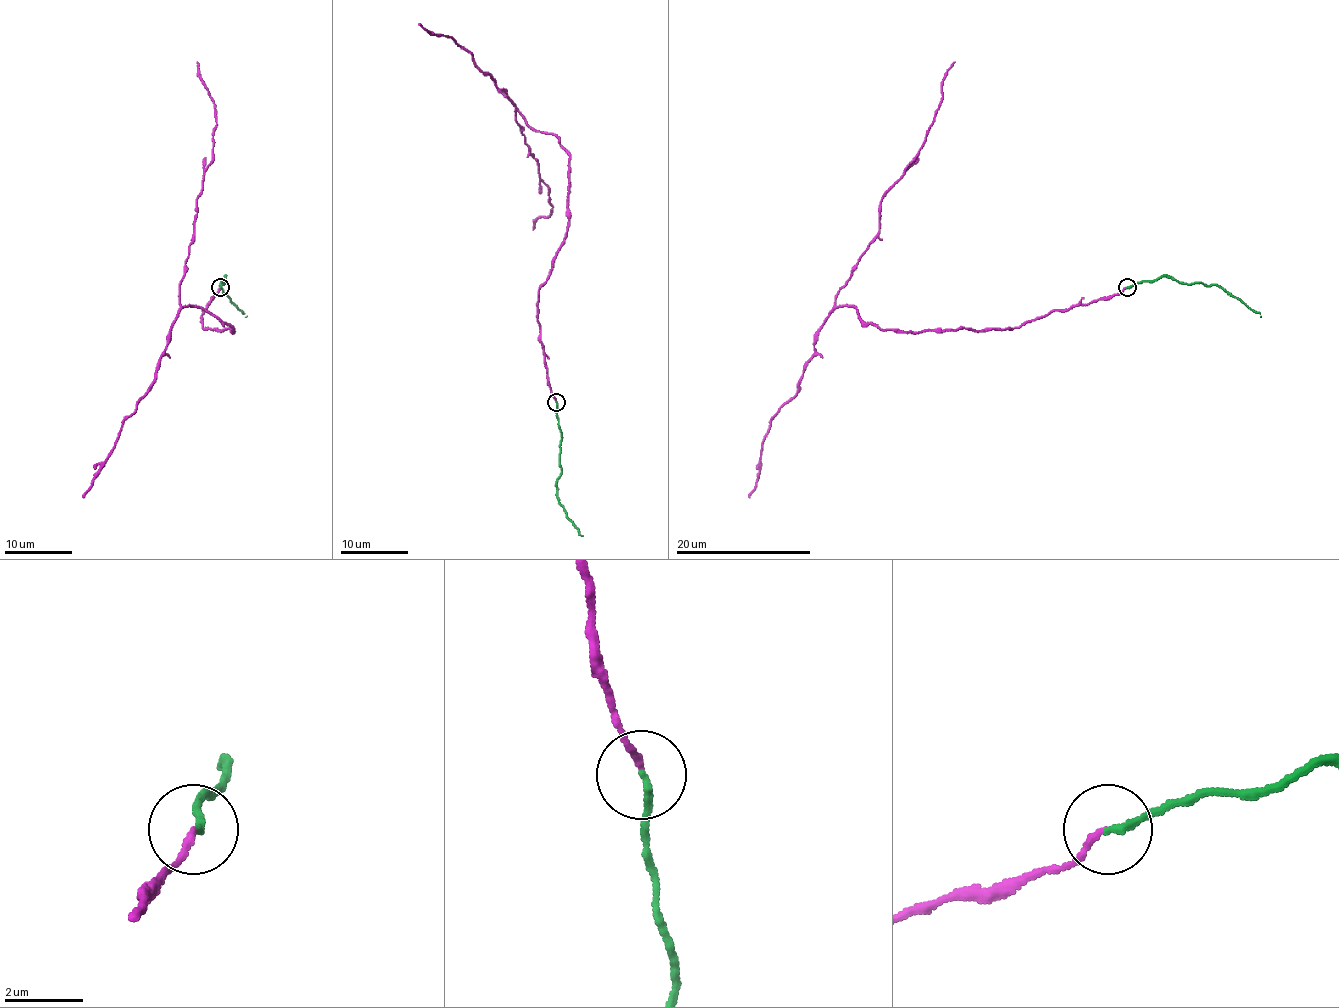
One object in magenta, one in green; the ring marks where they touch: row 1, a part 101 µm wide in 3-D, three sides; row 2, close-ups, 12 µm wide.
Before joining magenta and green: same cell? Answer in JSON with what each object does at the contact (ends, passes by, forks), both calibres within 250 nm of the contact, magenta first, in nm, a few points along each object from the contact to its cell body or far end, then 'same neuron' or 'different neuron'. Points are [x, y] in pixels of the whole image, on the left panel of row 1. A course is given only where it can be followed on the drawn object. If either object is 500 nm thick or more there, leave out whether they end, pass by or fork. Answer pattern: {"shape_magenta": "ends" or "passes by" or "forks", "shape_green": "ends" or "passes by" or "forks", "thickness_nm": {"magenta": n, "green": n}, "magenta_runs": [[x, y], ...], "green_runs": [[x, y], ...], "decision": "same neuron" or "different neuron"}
{"shape_magenta": "ends", "shape_green": "ends", "thickness_nm": {"magenta": 140, "green": 160}, "magenta_runs": [[220, 288], [201, 315], [203, 328], [234, 330], [217, 316], [181, 305], [179, 294], [217, 123], [196, 62]], "green_runs": [[220, 288], [225, 276], [225, 282], [220, 286], [230, 301], [247, 316]], "decision": "same neuron"}

